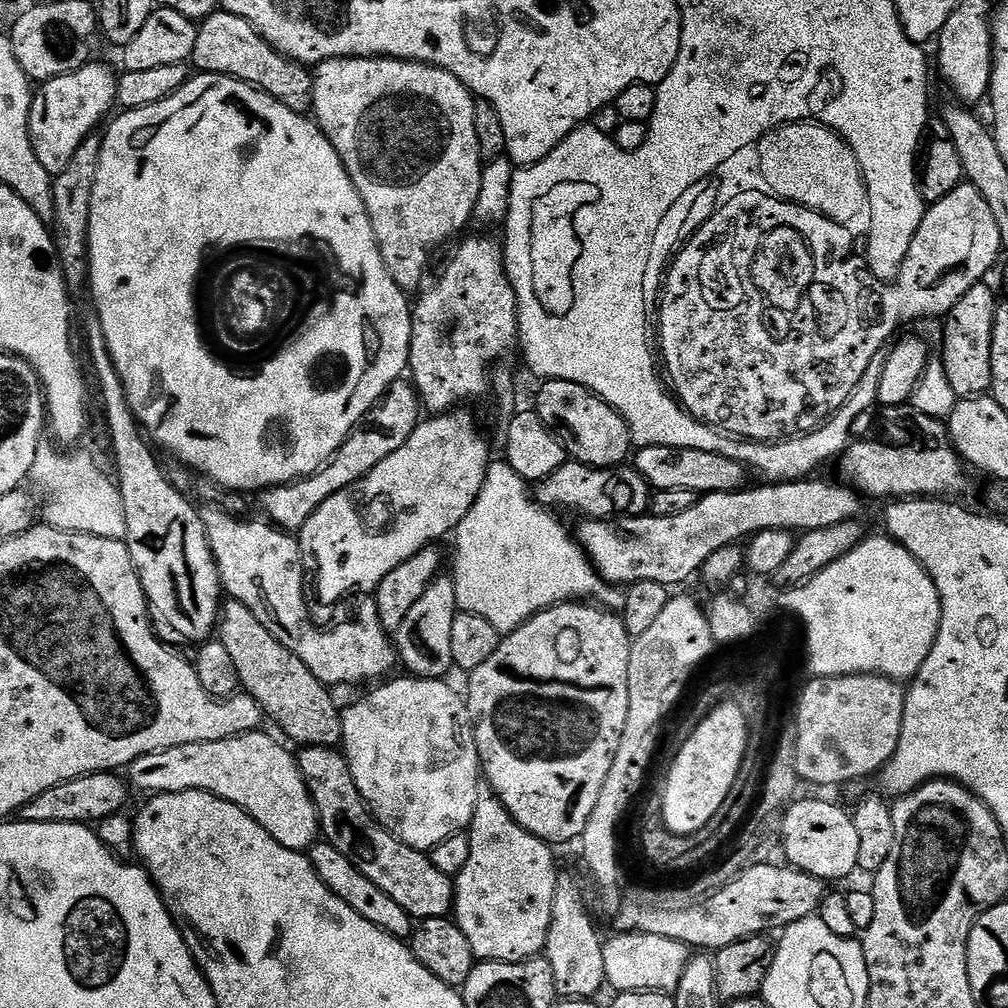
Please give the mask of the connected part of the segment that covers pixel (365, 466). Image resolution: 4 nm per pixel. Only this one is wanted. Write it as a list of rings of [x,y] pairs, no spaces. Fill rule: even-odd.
[[[404,378],[393,382],[380,403],[369,410],[368,415],[357,424],[356,429],[346,438],[346,442],[336,451],[326,470],[291,484],[281,484],[278,488],[265,488],[259,493],[260,504],[269,516],[267,519],[280,530],[287,530],[292,534],[299,533],[317,506],[326,502],[326,498],[358,483],[368,472],[374,470],[374,466],[378,466],[380,462],[390,458],[394,450],[401,448],[410,438],[410,434],[414,434],[416,425],[421,423],[420,412],[422,413],[422,405],[415,387]]]

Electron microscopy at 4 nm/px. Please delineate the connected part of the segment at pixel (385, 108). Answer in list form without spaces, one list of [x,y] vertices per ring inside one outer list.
[[[354,56],[338,60],[324,60],[315,65],[312,82],[311,111],[314,113],[315,123],[320,125],[324,137],[330,141],[334,150],[340,155],[344,169],[348,171],[348,176],[352,179],[352,185],[356,187],[366,206],[372,229],[376,235],[376,245],[380,247],[388,273],[394,278],[394,282],[399,288],[411,290],[411,288],[418,287],[424,280],[424,271],[428,268],[428,252],[442,247],[451,236],[458,235],[468,223],[473,223],[474,220],[478,190],[482,190],[482,170],[484,169],[478,150],[478,134],[474,131],[476,100],[468,91],[468,87],[458,78],[454,78],[454,74],[436,68],[432,64],[417,64],[415,60],[394,60],[378,56]]]

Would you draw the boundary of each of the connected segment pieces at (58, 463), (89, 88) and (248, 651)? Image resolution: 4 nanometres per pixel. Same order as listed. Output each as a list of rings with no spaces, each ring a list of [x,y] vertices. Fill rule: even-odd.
[[[48,442],[41,443],[36,451],[32,467],[31,483],[36,483],[44,491],[42,516],[54,528],[64,532],[85,532],[88,536],[101,536],[111,540],[124,540],[126,534],[126,510],[122,506],[122,494],[119,487],[111,479],[100,473],[100,468],[88,456],[63,456],[59,447],[51,448]]]
[[[88,62],[81,68],[43,83],[32,100],[28,133],[39,164],[50,175],[57,176],[69,165],[70,158],[88,135],[114,106],[117,94],[117,73],[104,64]]]
[[[229,599],[222,608],[222,619],[218,624],[218,640],[224,644],[227,653],[230,654],[231,661],[234,662],[235,669],[240,679],[240,688],[247,695],[256,700],[256,705],[260,707],[261,713],[268,716],[296,743],[296,746],[307,746],[309,748],[336,748],[341,743],[344,734],[342,723],[342,712],[332,701],[329,689],[310,670],[306,665],[295,656],[242,602]]]

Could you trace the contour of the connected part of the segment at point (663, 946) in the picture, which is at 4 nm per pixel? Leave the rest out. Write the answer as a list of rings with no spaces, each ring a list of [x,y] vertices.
[[[620,932],[604,944],[607,987],[621,992],[666,992],[672,994],[679,985],[690,959],[690,948],[681,941],[642,932]]]

